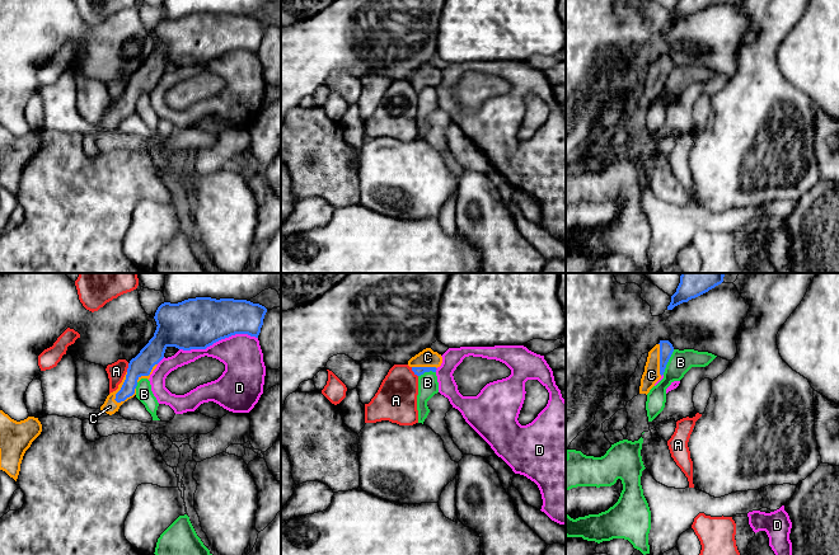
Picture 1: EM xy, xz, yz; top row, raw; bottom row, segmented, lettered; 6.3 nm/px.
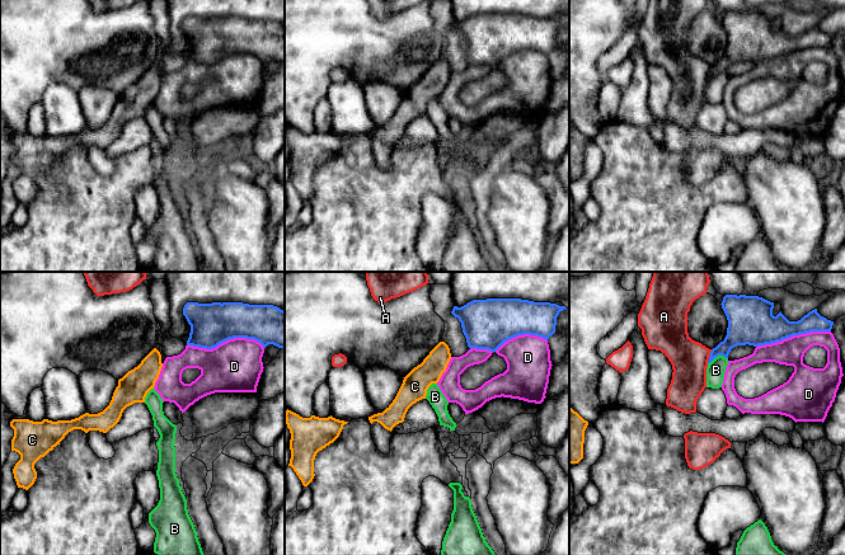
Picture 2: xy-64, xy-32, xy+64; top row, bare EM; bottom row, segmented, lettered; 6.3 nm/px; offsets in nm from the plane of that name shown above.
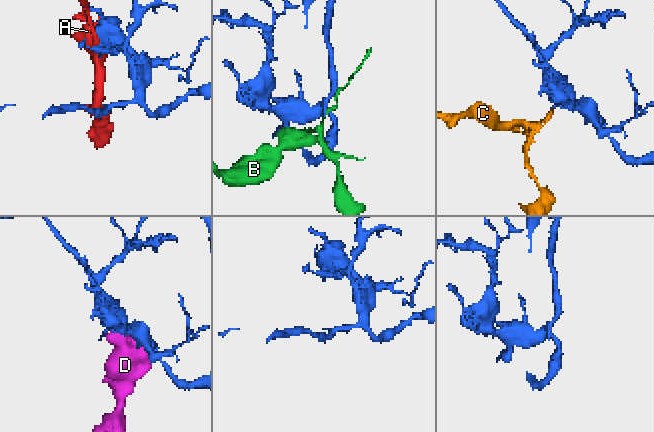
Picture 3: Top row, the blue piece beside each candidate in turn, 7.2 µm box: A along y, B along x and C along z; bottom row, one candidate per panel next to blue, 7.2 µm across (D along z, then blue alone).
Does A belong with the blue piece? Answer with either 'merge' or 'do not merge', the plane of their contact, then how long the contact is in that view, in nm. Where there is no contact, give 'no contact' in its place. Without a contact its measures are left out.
do not merge; contact in xz; length 80 nm

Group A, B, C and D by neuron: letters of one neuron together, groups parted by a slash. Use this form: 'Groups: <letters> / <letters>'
Groups: A / B / C / D

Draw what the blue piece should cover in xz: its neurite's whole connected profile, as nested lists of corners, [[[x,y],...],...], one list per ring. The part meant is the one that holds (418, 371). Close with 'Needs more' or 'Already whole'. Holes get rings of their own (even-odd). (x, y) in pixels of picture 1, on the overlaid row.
[[[426,348],[408,361],[408,366],[412,368],[414,375],[421,376],[425,372],[436,372],[441,366],[442,357],[431,348]]]. Needs more

